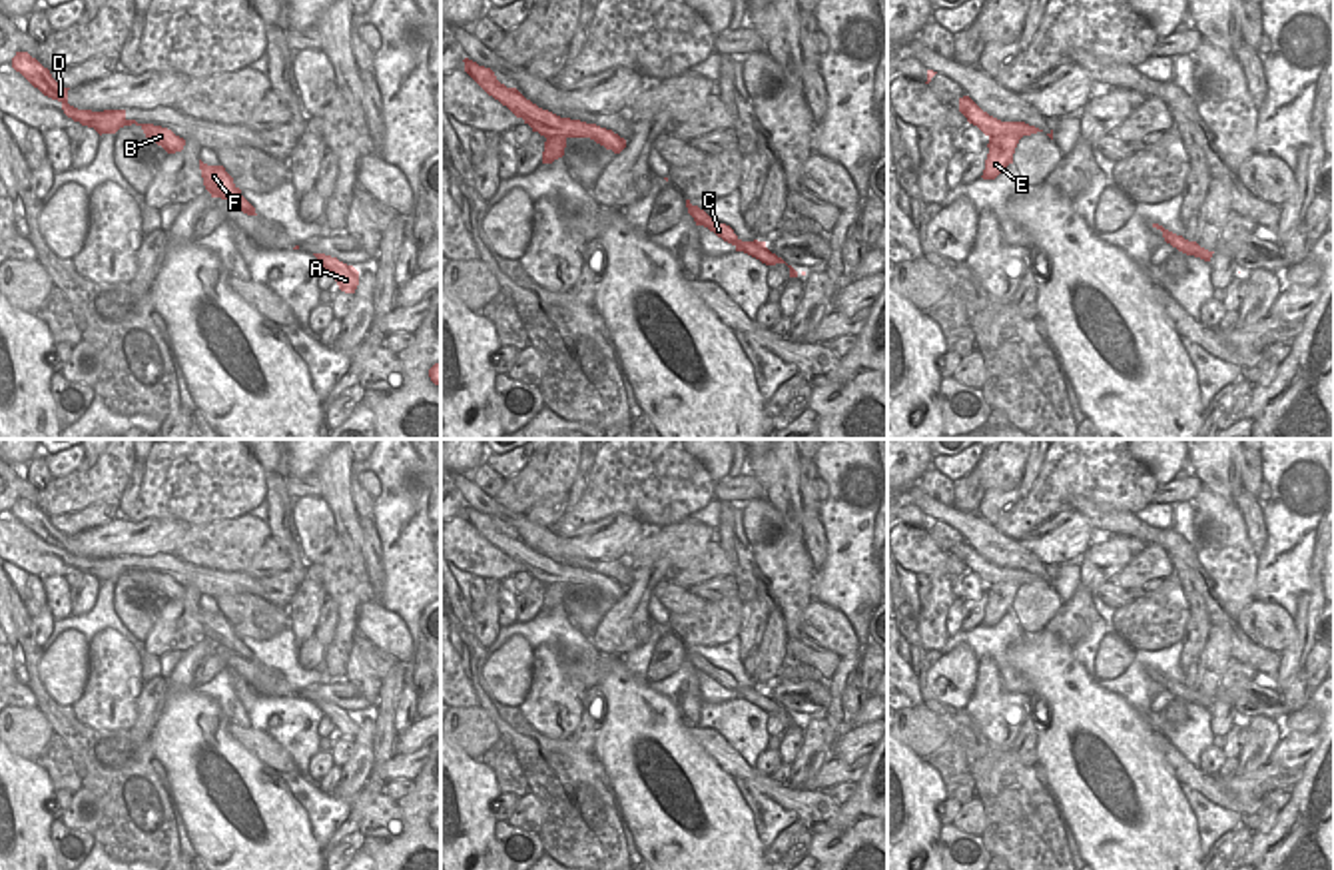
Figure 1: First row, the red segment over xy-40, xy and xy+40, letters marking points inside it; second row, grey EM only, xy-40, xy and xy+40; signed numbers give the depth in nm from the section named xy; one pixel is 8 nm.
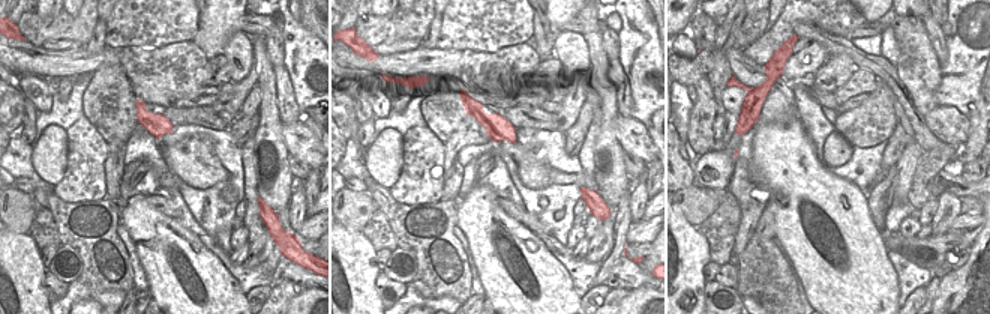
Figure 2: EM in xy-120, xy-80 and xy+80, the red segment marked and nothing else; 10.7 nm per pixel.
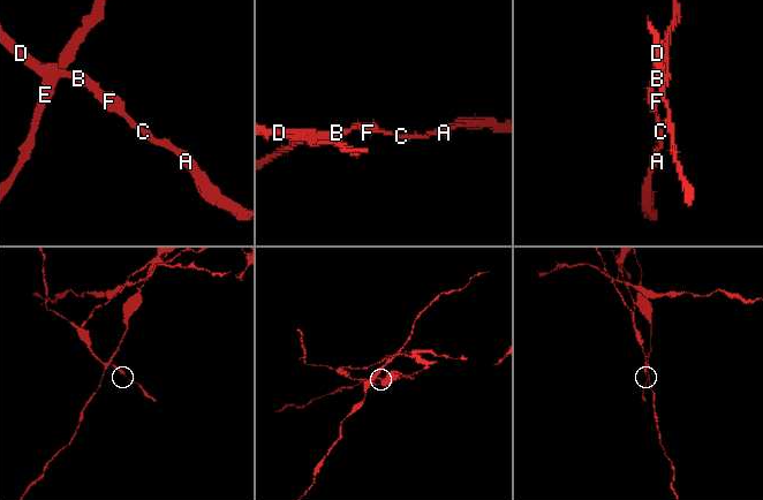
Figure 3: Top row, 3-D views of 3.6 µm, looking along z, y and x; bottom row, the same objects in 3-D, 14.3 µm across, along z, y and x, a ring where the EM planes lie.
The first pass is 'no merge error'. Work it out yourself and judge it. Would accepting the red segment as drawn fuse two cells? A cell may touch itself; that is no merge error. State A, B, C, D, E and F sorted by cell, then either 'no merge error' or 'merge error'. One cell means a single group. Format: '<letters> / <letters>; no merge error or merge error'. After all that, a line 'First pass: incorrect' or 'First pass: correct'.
A B C D F / E; merge error
First pass: incorrect

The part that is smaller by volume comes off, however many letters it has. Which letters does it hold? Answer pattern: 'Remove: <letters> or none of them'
Remove: A, B, C, D, F

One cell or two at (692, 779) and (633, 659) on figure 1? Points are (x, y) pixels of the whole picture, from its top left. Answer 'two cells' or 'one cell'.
two cells

